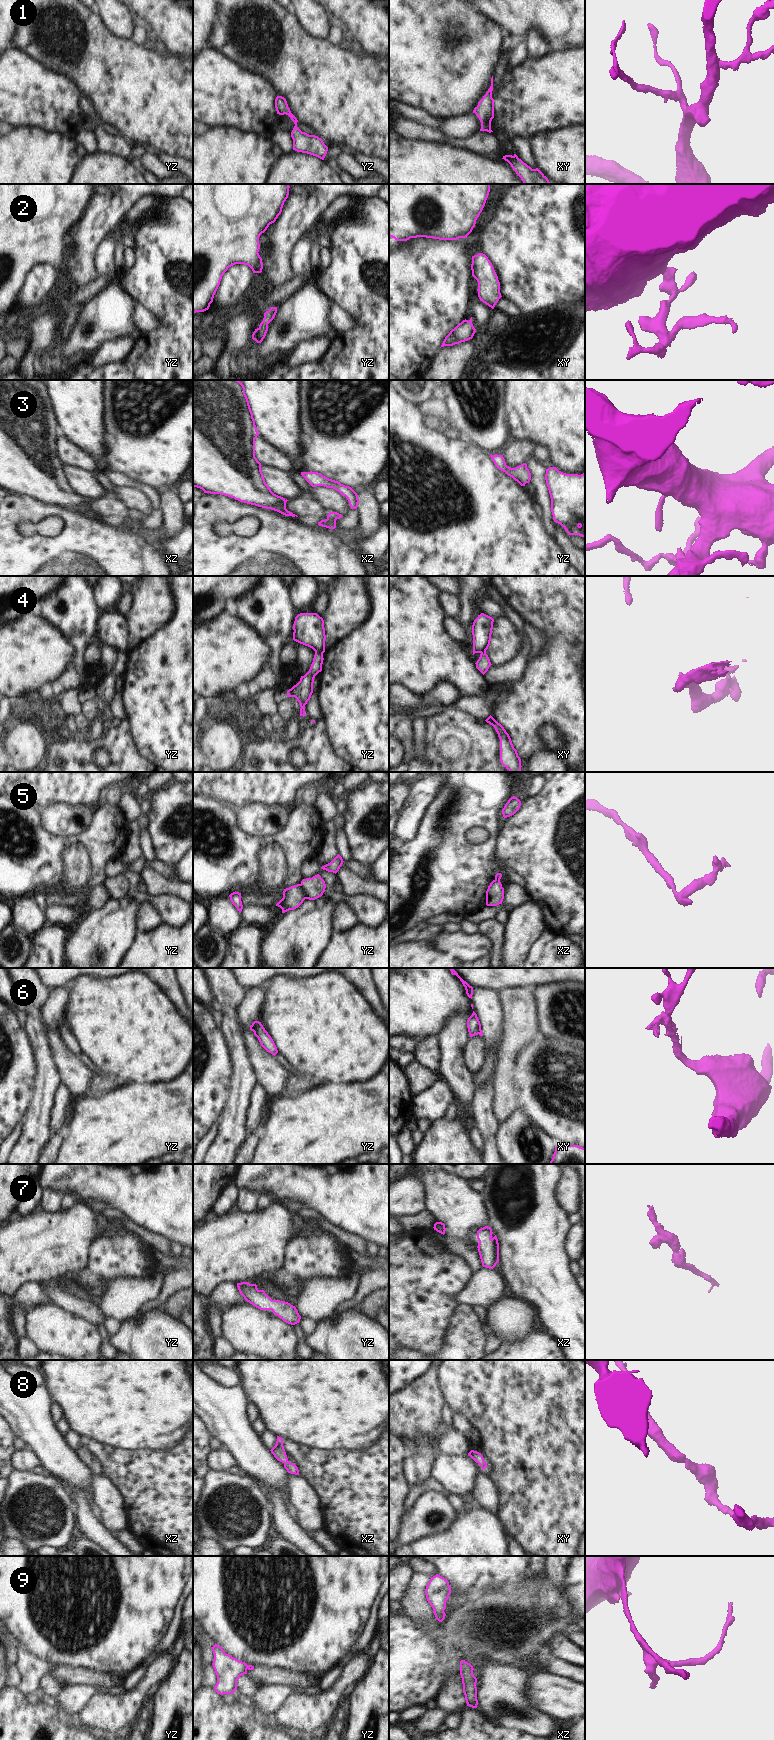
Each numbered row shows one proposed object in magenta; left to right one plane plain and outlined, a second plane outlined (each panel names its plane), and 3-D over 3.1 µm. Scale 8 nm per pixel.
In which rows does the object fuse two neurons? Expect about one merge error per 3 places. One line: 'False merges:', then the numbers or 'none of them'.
False merges: 4, 5, 6

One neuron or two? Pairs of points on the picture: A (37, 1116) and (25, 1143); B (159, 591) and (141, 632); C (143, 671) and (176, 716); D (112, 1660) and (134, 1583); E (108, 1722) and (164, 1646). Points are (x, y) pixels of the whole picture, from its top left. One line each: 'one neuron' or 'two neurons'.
A: one neuron
B: one neuron
C: one neuron
D: one neuron
E: two neurons

